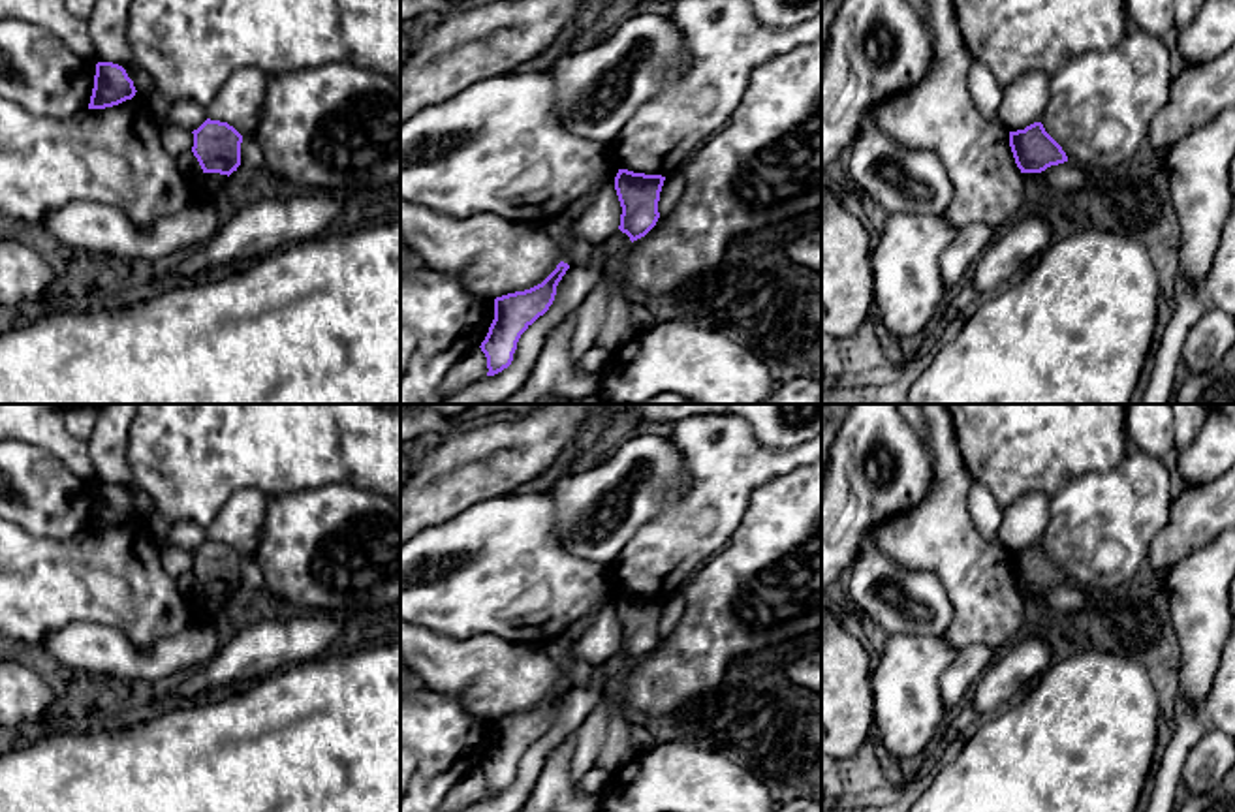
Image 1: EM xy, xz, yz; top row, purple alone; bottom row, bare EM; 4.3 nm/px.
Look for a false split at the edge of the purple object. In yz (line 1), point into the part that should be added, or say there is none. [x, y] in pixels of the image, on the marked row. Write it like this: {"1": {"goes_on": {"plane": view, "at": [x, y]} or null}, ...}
{"1": {"goes_on": null}}

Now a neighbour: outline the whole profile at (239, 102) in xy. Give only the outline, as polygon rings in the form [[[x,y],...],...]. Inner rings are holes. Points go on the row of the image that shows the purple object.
[[[256,68],[233,71],[205,105],[207,118],[227,122],[242,137],[254,137],[271,75]]]

